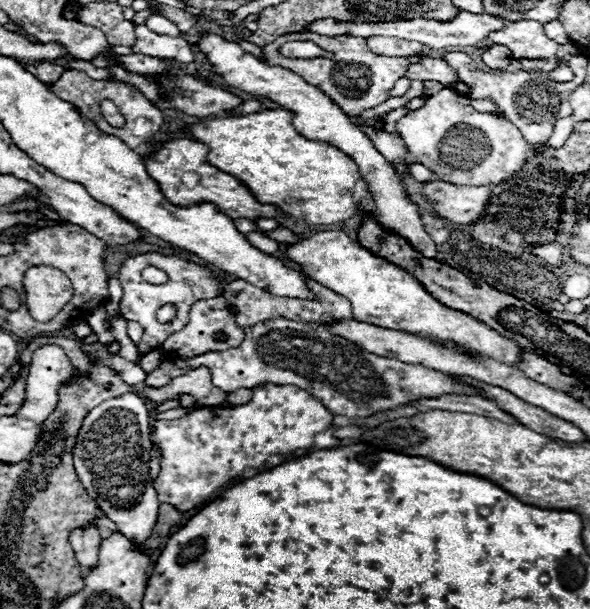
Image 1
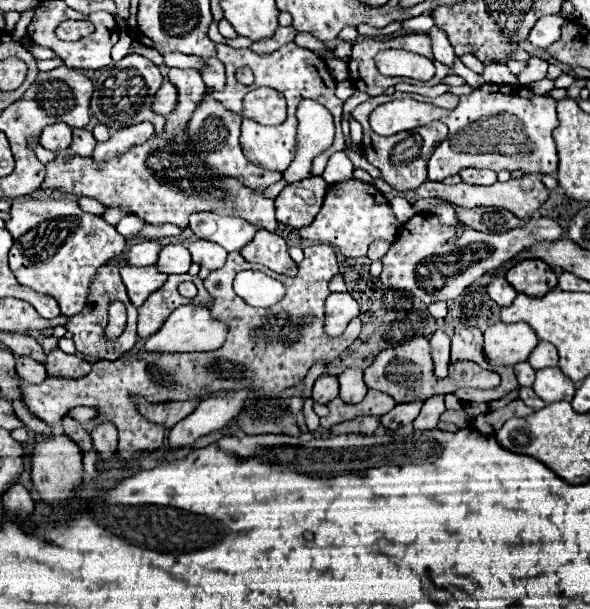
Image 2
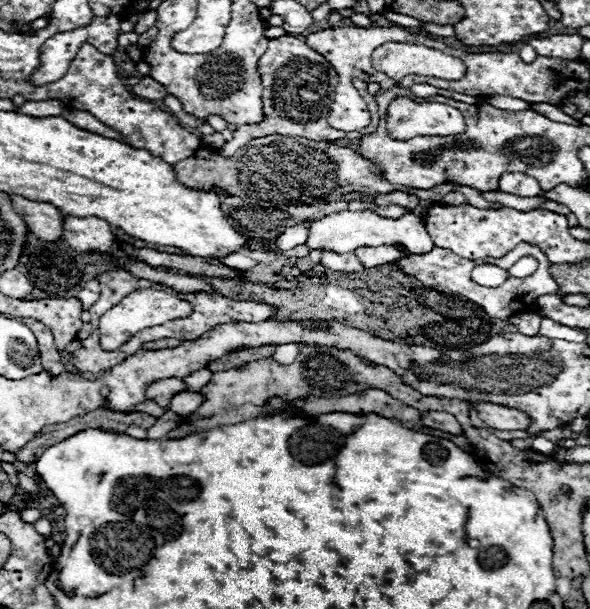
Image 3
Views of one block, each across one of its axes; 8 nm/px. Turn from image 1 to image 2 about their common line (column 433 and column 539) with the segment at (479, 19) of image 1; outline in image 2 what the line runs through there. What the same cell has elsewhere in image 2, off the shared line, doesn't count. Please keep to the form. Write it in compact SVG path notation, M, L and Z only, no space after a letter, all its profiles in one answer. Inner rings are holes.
M544 16L536 22L536 26L530 30L528 40L536 46L536 48L546 48L552 42L556 42L560 38L560 28L566 20L562 16Z

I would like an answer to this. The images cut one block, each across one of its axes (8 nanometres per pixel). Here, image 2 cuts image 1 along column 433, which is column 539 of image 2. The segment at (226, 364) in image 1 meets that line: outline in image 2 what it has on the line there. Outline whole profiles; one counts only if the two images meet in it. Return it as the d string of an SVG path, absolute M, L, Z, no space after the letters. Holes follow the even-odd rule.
M542 368L536 370L534 380L534 392L546 402L552 404L552 400L572 400L574 396L574 382L560 372L560 368Z

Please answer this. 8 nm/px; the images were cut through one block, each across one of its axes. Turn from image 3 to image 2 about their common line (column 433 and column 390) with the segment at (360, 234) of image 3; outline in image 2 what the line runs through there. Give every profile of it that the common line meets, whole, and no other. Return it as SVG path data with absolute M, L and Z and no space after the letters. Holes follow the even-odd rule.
M374 240L368 248L368 258L370 260L380 260L384 256L384 252L388 252L388 248L392 246L392 242L384 242L384 240Z

